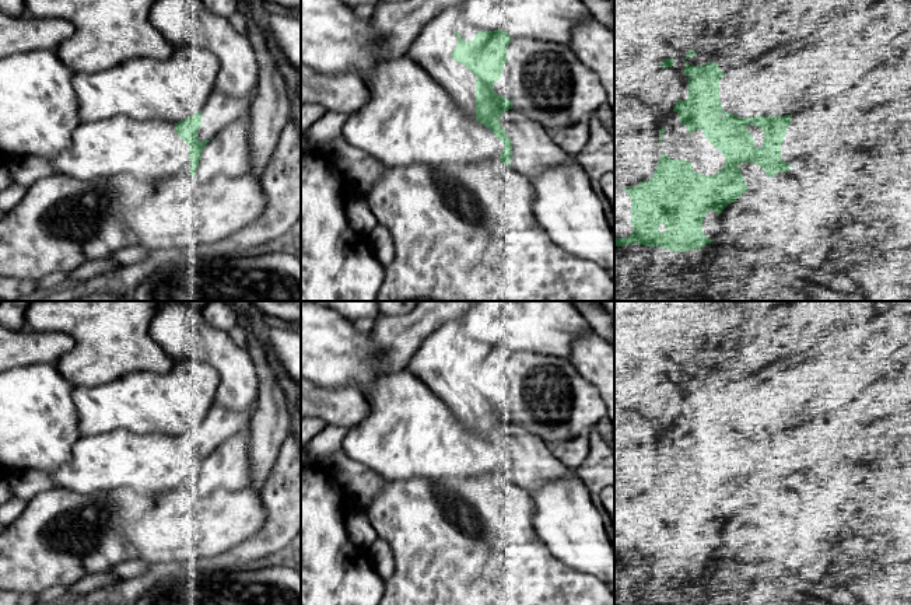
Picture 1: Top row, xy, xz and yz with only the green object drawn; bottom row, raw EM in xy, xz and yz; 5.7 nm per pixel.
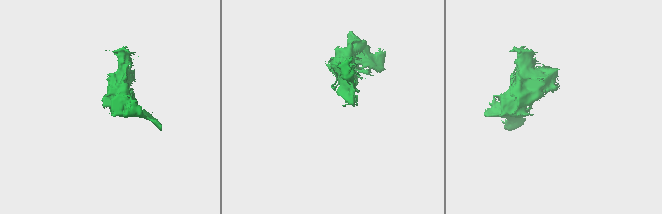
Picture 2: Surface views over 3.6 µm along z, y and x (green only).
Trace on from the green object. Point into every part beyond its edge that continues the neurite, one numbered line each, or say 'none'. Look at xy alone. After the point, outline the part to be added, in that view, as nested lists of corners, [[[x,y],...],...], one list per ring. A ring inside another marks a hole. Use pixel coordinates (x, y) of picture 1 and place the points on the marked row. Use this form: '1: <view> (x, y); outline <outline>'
1: xy (220, 109); outline [[[214,90],[202,109],[202,126],[197,130],[197,139],[200,141],[210,140],[232,122],[245,119],[249,108],[248,101]]]

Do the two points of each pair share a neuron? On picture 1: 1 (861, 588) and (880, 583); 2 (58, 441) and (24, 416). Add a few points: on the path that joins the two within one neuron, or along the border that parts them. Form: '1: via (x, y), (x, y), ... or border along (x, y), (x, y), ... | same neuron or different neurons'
1: via (865, 588), (876, 587) | same neuron
2: via (49, 433), (32, 423) | same neuron

